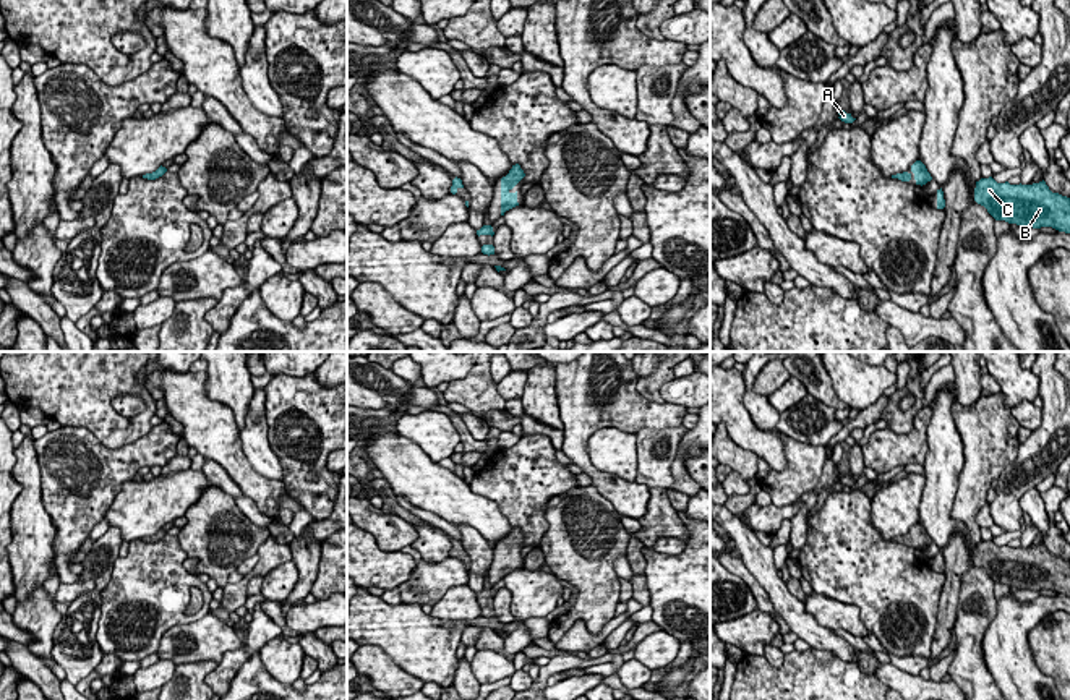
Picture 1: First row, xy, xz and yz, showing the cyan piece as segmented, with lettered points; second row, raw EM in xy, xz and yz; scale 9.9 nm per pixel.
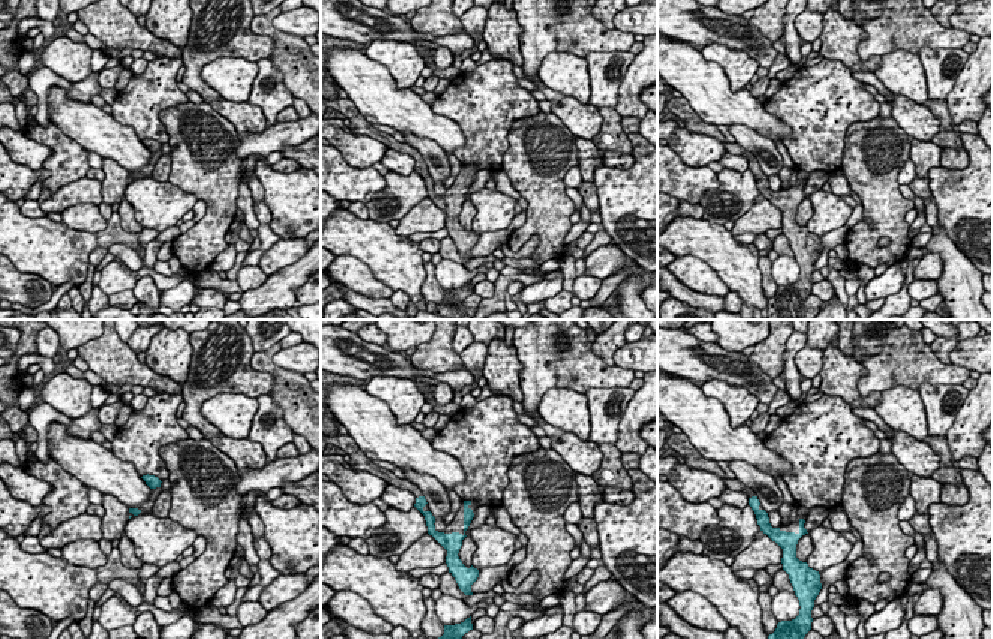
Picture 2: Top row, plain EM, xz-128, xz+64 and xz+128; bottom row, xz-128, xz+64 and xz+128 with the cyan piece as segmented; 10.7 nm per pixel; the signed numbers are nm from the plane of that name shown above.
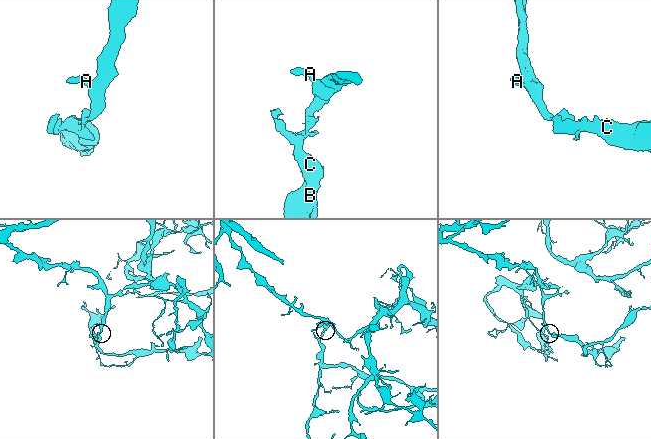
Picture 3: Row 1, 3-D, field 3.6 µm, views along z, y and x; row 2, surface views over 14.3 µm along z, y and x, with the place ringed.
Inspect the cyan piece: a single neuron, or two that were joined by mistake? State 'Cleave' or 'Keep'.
Keep

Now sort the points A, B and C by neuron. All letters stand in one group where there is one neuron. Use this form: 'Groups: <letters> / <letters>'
Groups: A B C

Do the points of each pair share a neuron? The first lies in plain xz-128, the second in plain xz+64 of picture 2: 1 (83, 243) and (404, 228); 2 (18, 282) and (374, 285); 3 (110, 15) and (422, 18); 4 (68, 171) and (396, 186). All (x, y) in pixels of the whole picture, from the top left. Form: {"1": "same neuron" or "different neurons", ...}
{"1": "different neurons", "2": "same neuron", "3": "same neuron", "4": "different neurons"}

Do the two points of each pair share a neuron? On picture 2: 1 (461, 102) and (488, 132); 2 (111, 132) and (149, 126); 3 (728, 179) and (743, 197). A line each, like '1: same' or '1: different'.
1: same
2: different
3: same

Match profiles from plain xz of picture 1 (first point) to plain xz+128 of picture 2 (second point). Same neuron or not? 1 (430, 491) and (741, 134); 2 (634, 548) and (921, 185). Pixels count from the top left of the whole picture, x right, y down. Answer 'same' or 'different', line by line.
1: different
2: different

